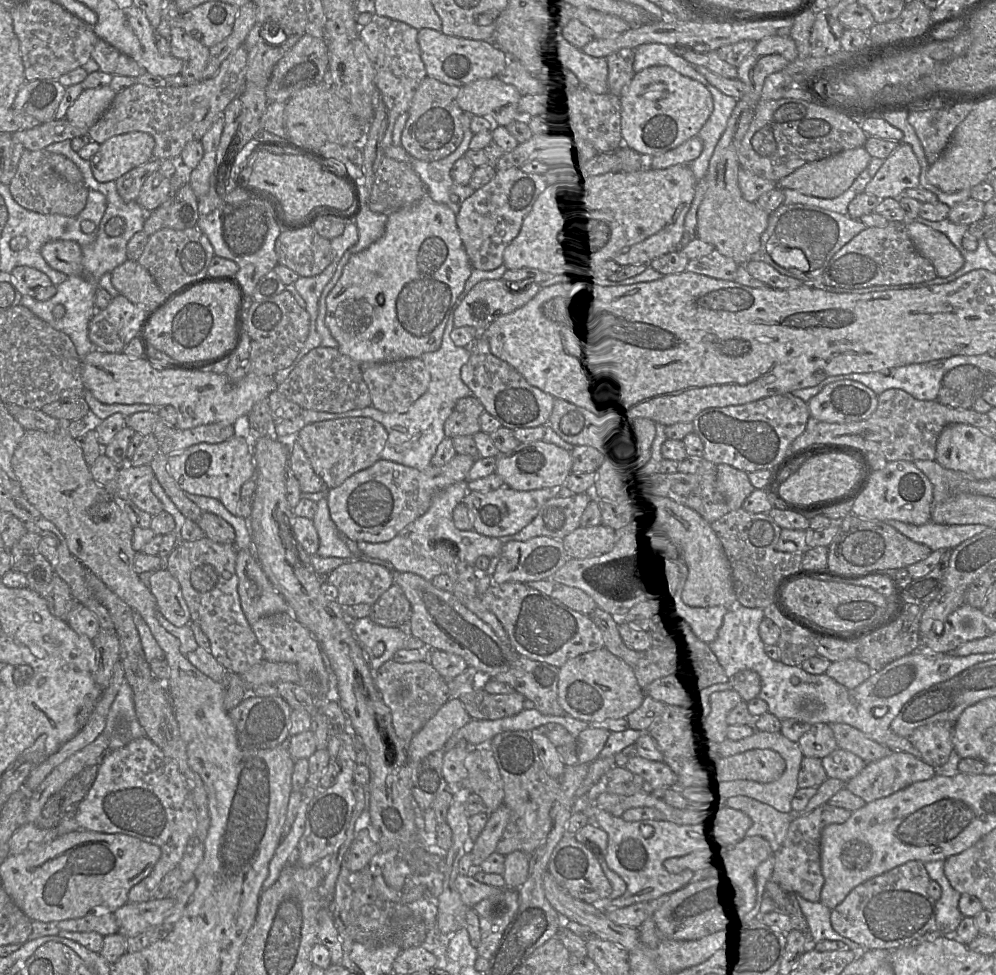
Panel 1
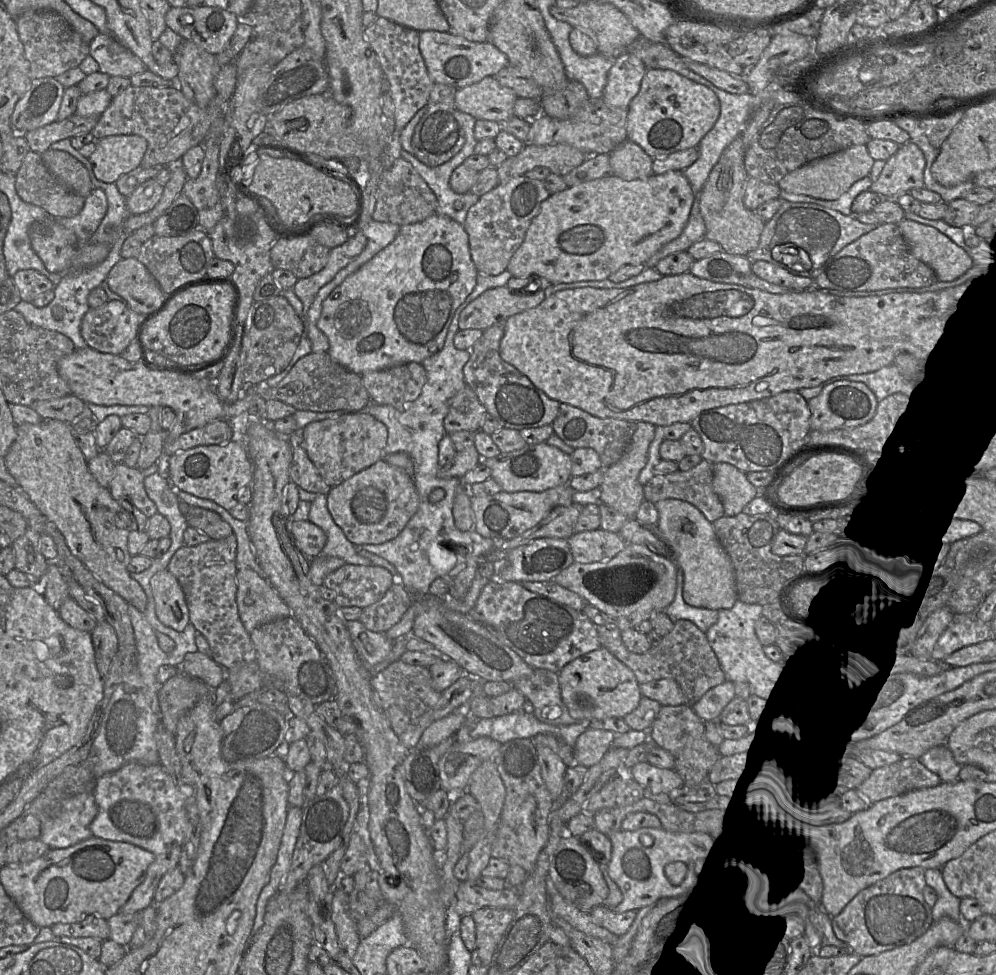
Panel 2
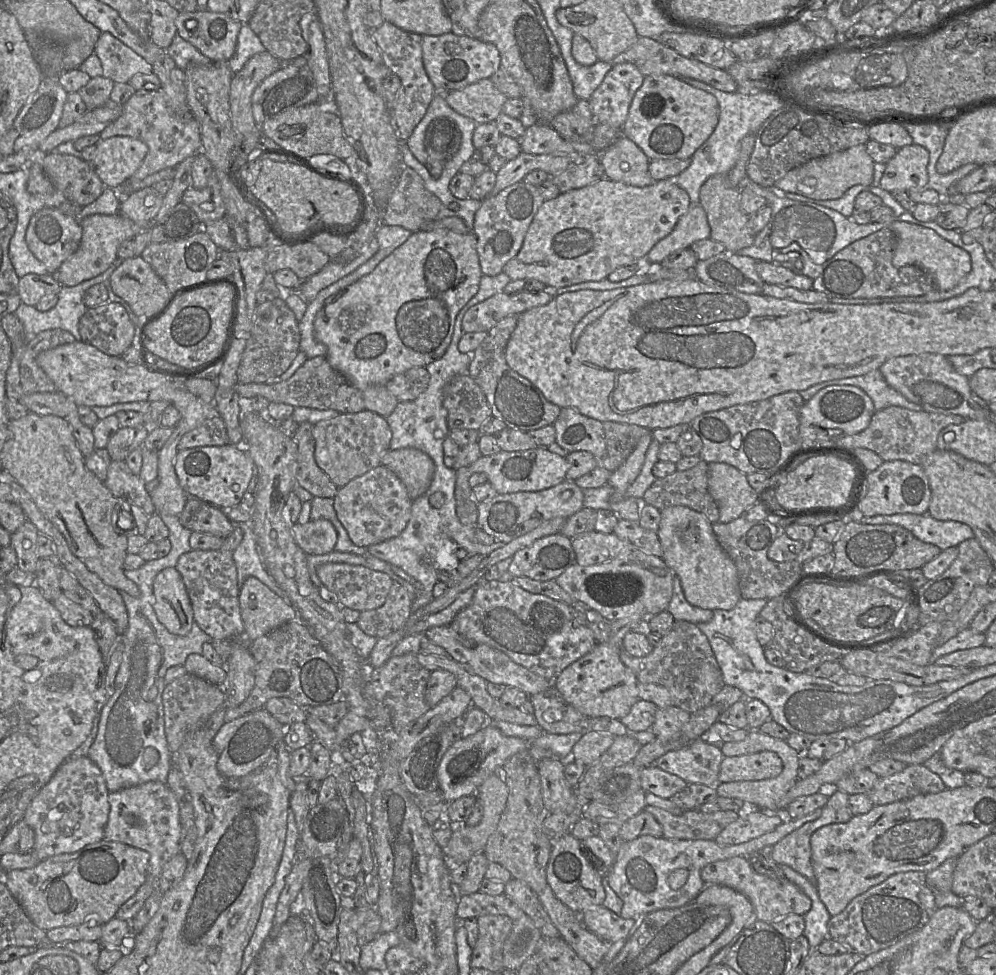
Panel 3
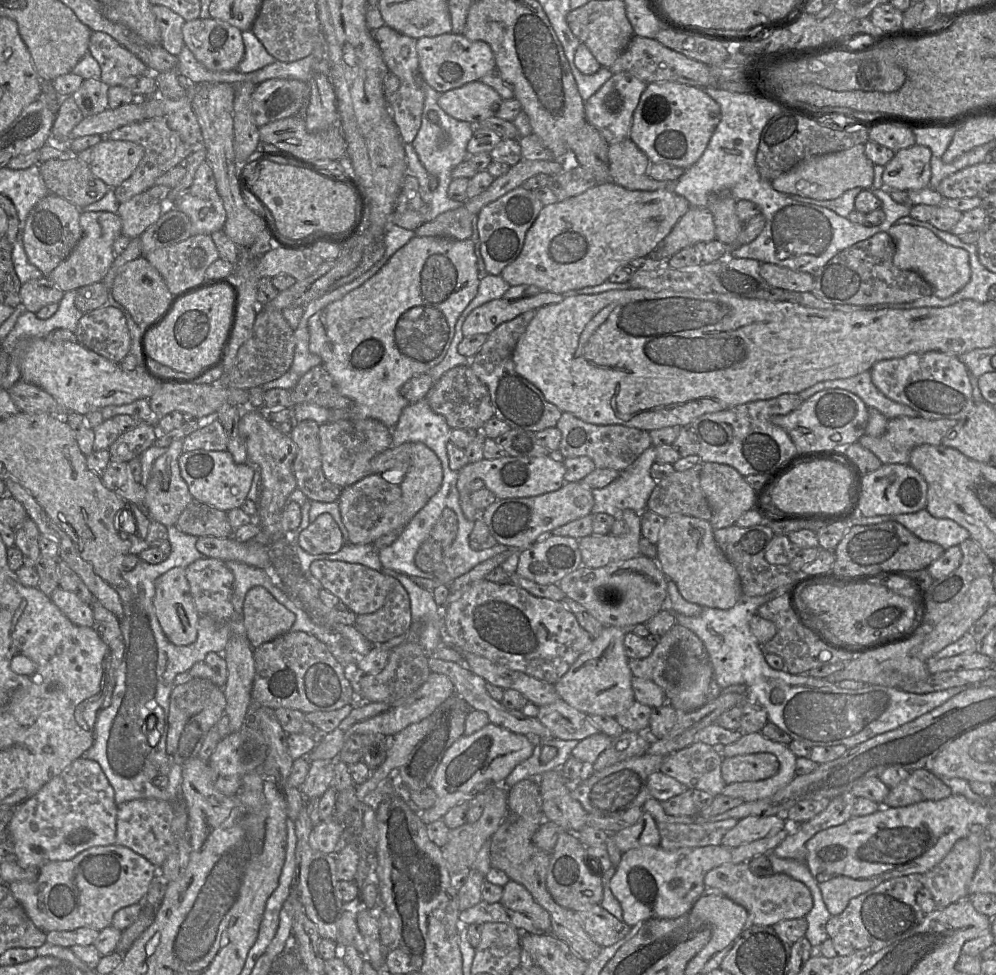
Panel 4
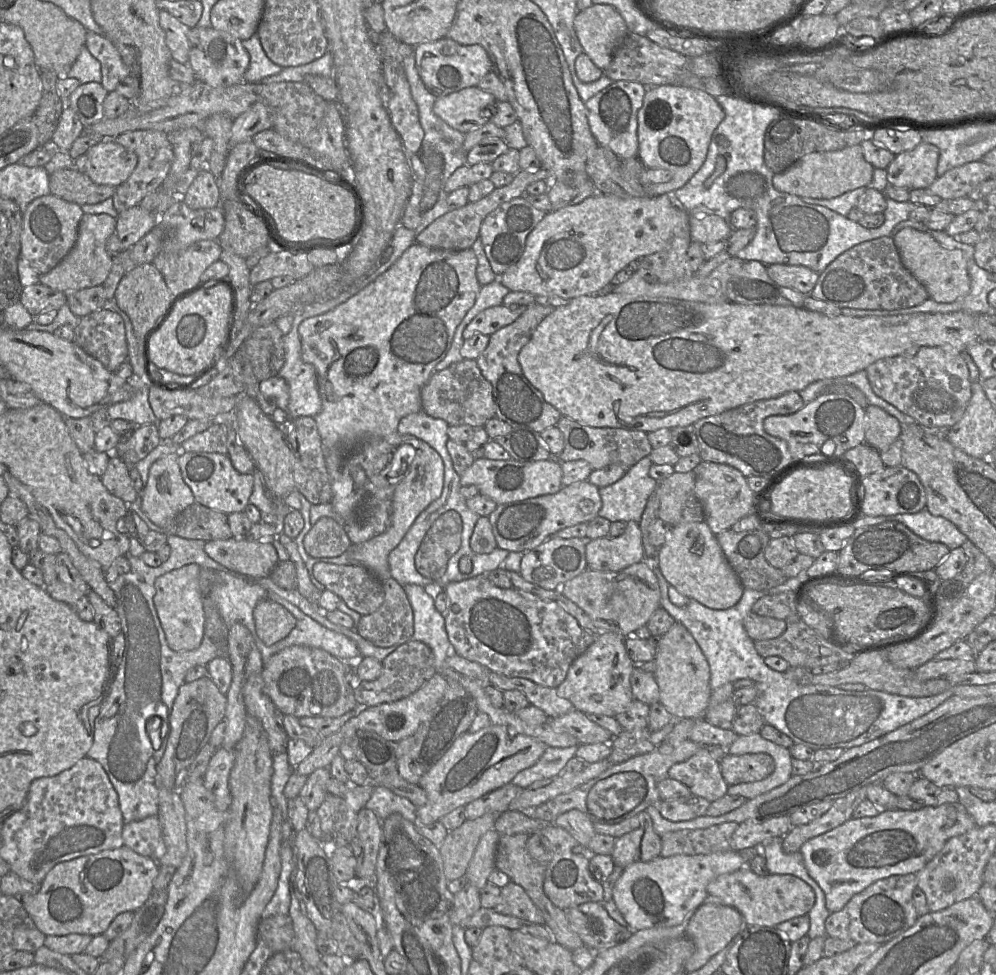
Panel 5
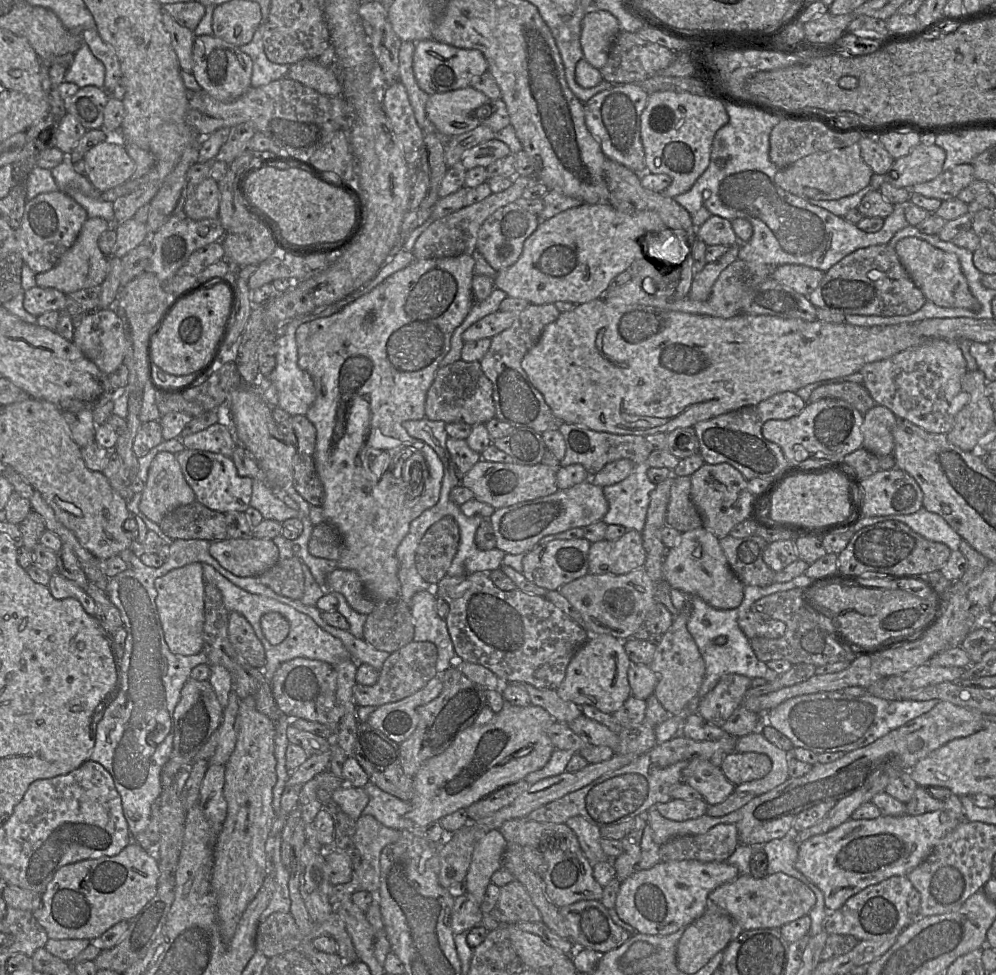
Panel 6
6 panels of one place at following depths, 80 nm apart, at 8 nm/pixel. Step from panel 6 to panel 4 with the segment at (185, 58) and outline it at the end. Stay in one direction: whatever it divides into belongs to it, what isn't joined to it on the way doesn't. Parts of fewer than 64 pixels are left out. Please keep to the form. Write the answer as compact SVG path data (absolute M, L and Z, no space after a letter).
M152 5L152 12L161 32L160 45L172 55L177 56L185 45L182 34L185 20L171 9L161 5Z

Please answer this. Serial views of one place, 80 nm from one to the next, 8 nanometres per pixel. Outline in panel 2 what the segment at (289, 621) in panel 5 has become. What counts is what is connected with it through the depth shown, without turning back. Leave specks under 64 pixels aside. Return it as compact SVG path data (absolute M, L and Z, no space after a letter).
M239 569L236 574L236 602L240 619L247 632L292 615L276 590L254 570Z

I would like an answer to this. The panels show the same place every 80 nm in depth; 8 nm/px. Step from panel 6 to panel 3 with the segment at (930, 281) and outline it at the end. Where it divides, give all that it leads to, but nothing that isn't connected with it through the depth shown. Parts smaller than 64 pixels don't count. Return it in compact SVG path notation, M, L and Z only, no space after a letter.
M897 218L889 228L897 238L897 246L892 259L895 267L915 265L921 268L933 280L934 288L941 291L954 288L970 272L972 264L969 253L942 238L934 230Z

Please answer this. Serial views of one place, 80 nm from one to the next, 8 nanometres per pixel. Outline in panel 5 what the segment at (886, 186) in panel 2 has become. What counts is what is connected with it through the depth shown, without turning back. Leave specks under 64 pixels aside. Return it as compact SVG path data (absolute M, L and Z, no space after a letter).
M921 142L910 151L895 156L887 167L887 181L897 188L928 189L937 176L939 149Z

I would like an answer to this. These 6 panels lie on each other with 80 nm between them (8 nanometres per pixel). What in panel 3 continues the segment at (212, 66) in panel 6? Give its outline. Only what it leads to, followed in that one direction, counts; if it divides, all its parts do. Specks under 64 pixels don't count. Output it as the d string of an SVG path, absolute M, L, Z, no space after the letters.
M206 10L179 12L177 34L213 63L228 62L234 55L242 23L223 13Z

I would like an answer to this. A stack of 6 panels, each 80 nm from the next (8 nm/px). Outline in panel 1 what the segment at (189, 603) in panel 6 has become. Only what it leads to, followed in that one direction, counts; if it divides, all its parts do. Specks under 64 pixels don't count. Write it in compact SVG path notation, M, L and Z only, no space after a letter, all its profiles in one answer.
M159 569L150 577L149 584L157 601L157 610L177 627L189 625L190 611L177 579L167 569Z

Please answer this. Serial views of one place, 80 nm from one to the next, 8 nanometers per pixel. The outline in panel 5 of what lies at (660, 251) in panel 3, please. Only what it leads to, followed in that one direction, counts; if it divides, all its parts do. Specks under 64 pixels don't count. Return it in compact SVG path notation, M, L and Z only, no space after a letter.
M711 214L703 217L690 216L690 234L692 242L715 243L726 241L734 229L727 219Z

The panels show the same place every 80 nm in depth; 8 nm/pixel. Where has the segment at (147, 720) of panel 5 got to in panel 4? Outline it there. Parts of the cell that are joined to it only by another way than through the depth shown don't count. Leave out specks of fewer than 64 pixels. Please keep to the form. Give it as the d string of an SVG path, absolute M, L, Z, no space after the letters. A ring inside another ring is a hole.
M175 525L167 527L168 541L171 545L169 557L159 564L149 564L139 560L137 565L129 572L122 572L122 578L126 581L126 587L113 587L117 590L123 606L123 616L120 620L121 637L124 642L124 653L121 664L116 671L116 681L113 689L111 702L108 707L99 714L95 725L93 745L84 753L84 757L96 761L114 790L114 798L117 805L137 799L157 799L175 801L180 797L180 785L182 780L181 765L172 761L166 751L168 713L170 694L175 687L175 677L197 663L205 661L210 652L220 654L215 649L210 637L225 636L226 645L229 639L237 634L234 630L223 628L216 630L220 623L214 623L212 617L200 617L197 623L197 639L194 643L186 646L177 646L169 641L165 635L154 608L155 580L174 567L186 568L194 561L204 556L196 548L198 537L181 532ZM157 776L166 776L168 784L162 787L155 783Z

